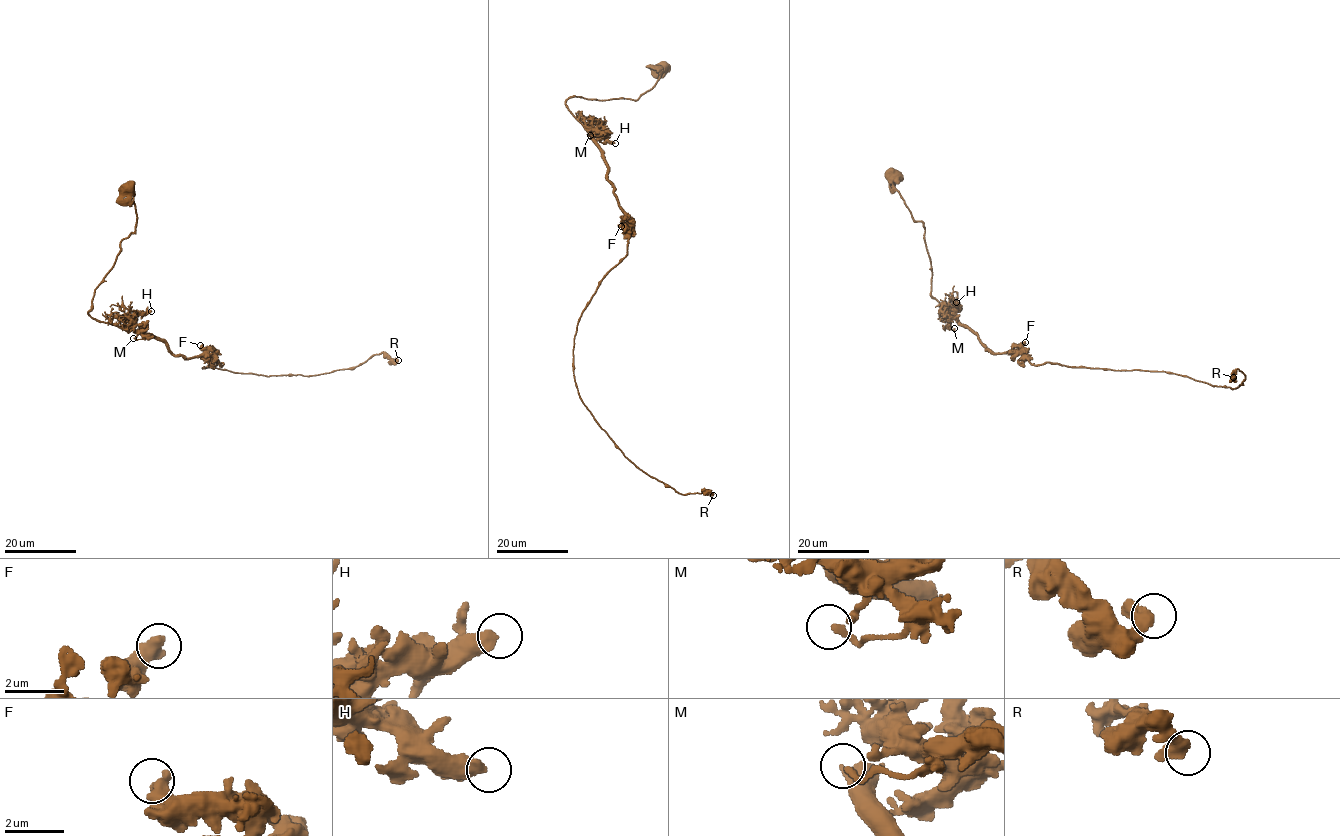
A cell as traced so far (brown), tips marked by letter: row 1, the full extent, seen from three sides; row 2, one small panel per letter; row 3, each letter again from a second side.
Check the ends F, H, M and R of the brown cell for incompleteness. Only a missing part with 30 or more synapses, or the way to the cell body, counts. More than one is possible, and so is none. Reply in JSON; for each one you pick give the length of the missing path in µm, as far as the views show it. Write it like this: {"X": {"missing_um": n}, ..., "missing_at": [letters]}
{"missing_at": []}

